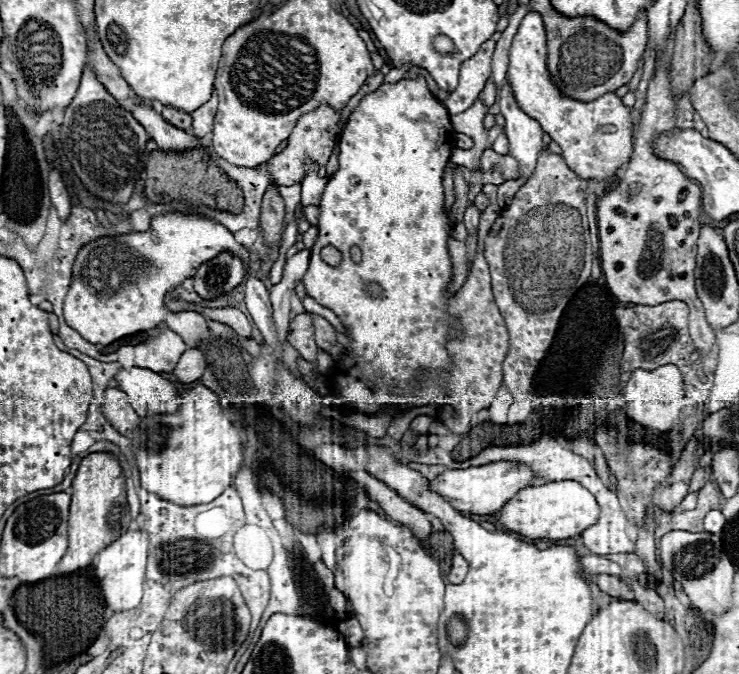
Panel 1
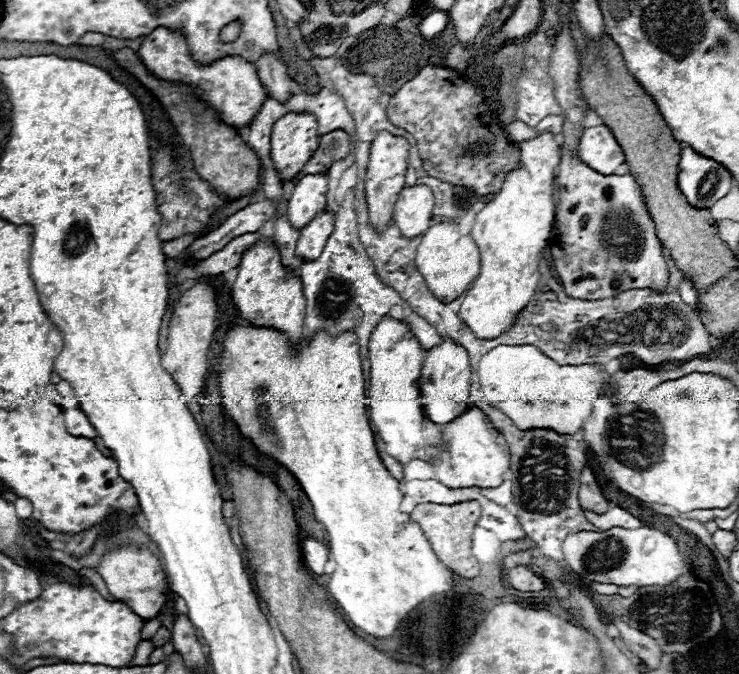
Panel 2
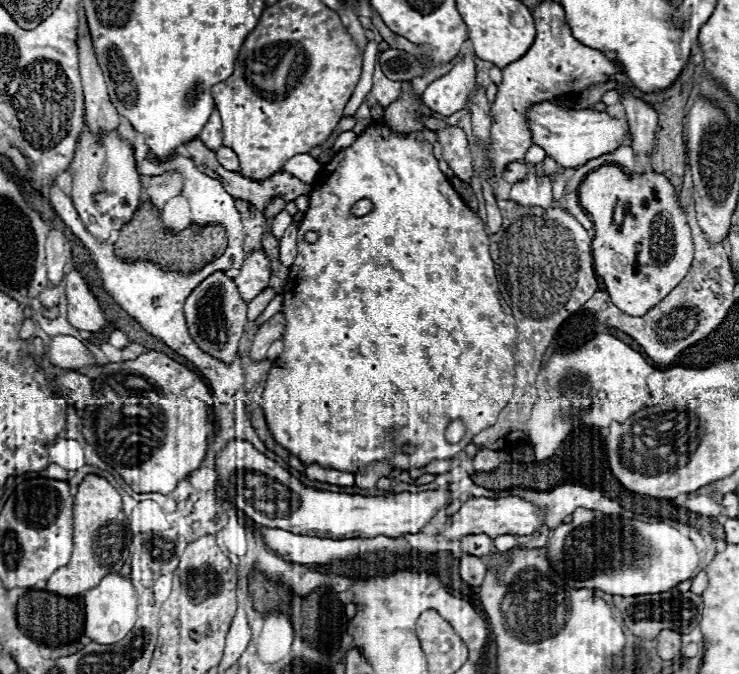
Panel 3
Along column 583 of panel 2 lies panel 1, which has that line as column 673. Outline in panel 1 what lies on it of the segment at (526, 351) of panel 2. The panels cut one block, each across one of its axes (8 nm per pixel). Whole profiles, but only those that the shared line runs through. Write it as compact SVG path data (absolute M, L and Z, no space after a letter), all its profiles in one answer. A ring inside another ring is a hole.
M664 364L650 372L646 372L646 370L632 372L628 386L624 390L624 406L622 408L638 424L650 426L660 432L668 432L682 412L682 400L684 400L682 374L674 364Z

